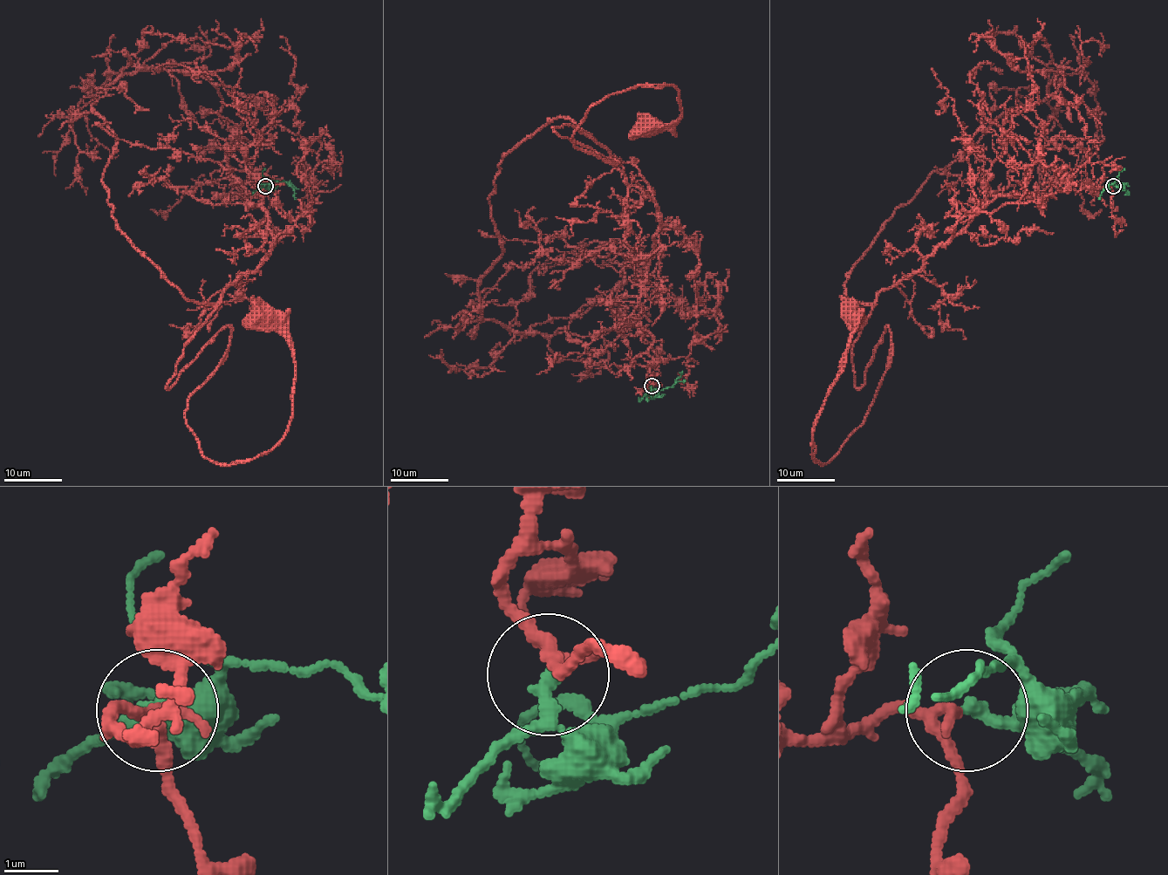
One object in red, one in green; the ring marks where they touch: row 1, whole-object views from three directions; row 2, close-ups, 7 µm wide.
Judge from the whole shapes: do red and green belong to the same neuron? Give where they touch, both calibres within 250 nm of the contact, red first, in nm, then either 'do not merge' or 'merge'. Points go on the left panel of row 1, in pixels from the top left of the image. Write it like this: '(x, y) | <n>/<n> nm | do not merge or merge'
(265, 186) | 200/200 nm | merge

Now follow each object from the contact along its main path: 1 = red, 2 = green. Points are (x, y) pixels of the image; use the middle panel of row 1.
1: (652, 386), (658, 207), (552, 129), (617, 162), (571, 140), (586, 112), (671, 84), (680, 116), (649, 129)
2: (652, 386), (653, 392), (671, 387), (682, 371)

